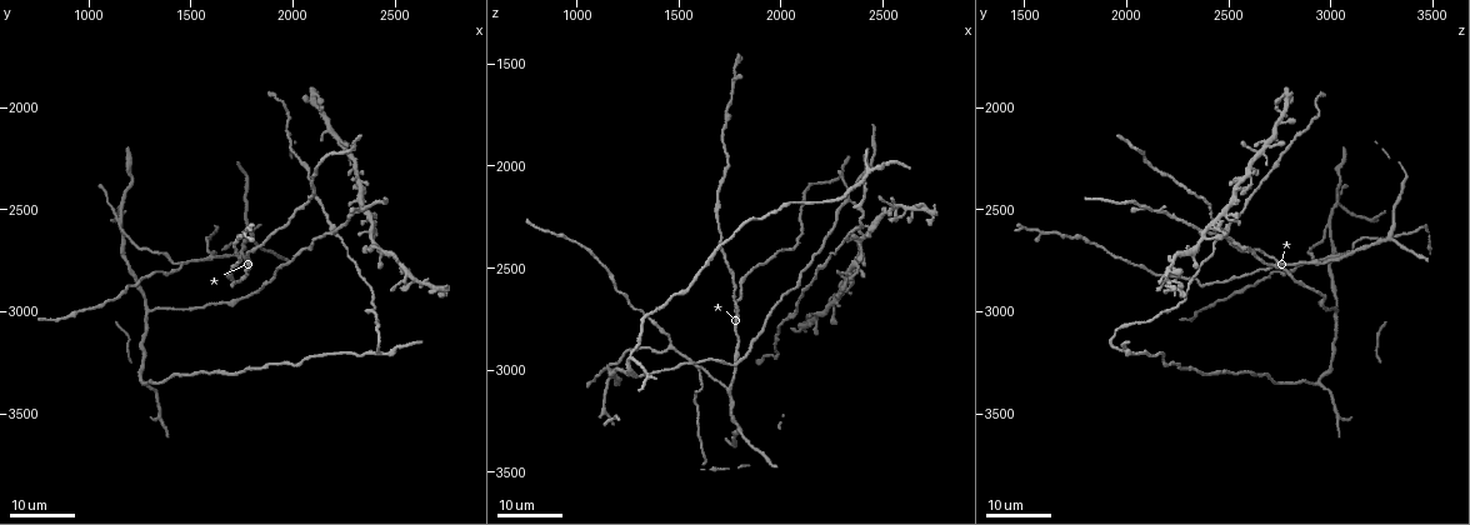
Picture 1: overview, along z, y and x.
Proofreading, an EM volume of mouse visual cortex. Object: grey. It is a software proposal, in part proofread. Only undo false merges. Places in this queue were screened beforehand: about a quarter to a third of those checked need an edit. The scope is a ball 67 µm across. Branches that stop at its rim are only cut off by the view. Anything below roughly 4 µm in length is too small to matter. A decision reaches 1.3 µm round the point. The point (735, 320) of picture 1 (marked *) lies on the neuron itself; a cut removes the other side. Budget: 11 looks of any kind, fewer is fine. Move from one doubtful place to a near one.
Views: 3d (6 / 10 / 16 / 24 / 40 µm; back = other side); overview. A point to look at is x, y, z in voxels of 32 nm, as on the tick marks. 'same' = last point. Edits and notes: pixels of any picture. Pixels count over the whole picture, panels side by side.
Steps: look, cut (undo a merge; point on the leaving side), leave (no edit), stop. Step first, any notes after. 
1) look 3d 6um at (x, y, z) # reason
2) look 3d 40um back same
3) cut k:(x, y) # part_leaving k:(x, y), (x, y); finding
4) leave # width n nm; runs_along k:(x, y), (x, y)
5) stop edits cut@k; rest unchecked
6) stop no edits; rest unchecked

look 3d 24um at (1810, 2630, 3300) # three-way junction

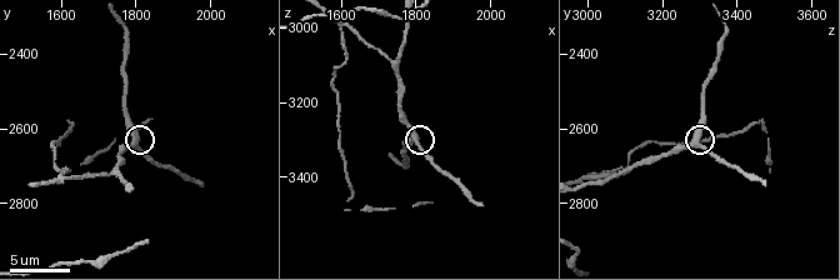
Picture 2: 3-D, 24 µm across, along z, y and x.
look 3d 6um at (1800, 2640, 3290) # closer look

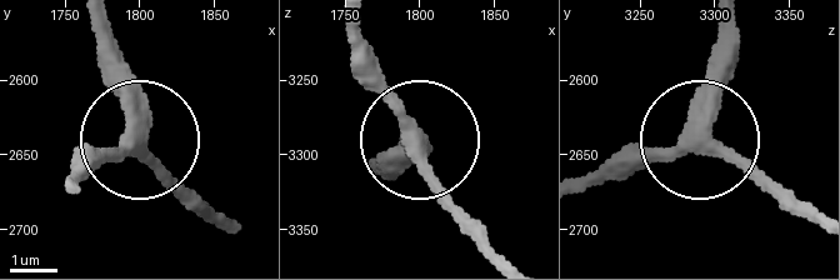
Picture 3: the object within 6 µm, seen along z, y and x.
leave # side_arm 9 um; runs_along 3:(586, 188), (718, 144), (785, 208); continuous, no second neuron

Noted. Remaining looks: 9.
look 3d 16um at (1730, 2720, 3090) # branch point

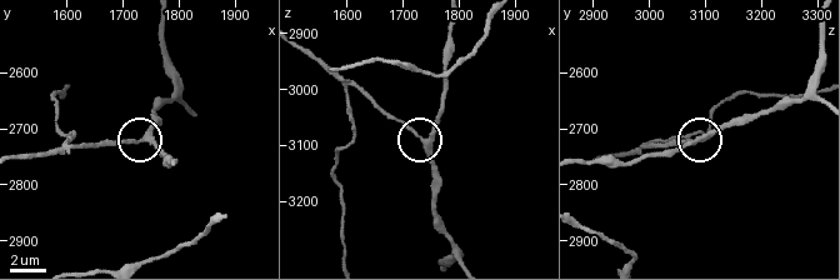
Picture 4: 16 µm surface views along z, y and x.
look 3d 16um back at (1740, 2715, 3100) # from behind

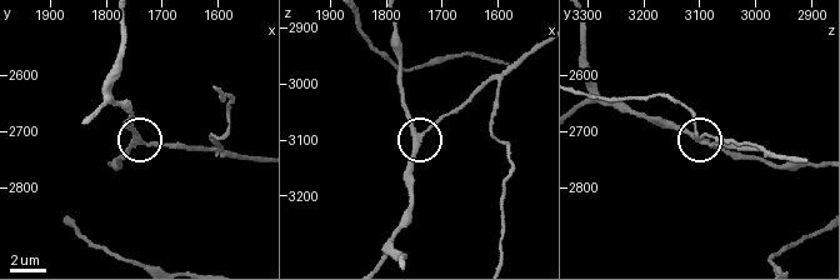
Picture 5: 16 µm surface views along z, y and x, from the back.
leave # runs_along 5:(819, 165), (739, 160), (664, 121); one neuron here

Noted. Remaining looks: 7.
look 3d 24um at (1460, 2770, 2880) # arms part here

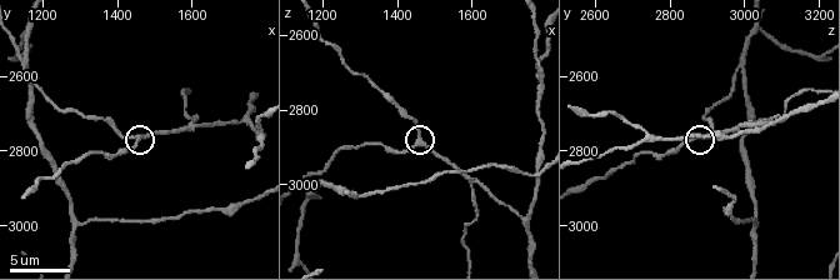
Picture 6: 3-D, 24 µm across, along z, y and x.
look 3d 10um same # zoom in

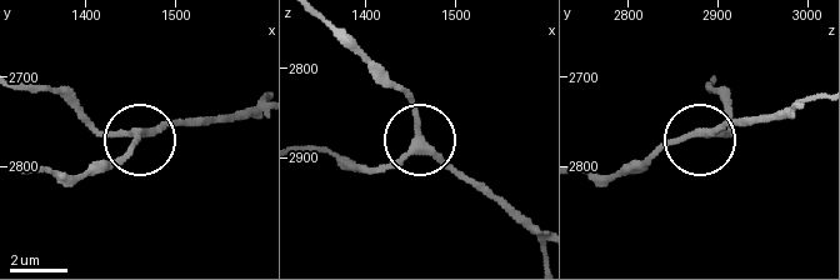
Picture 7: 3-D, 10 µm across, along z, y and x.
leave # side_arm 35 um; arms 3; one neuron here

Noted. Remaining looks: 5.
look 3d 24um at (2400, 3020, 2160) # calibre changes

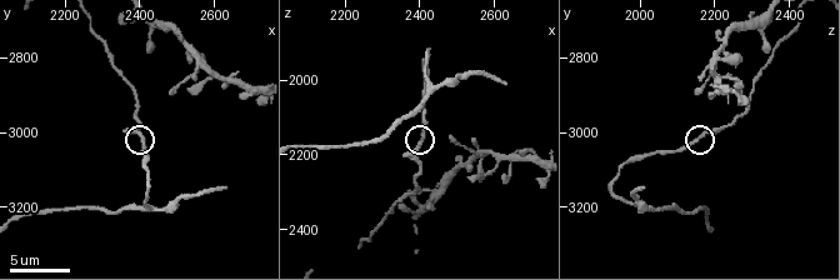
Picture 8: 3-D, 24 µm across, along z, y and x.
look 3d 10um at (2410, 3010, 2160)

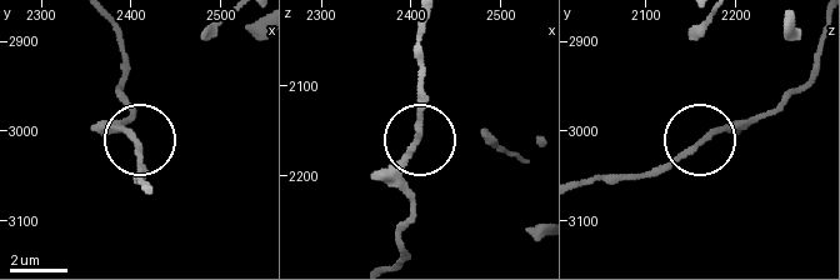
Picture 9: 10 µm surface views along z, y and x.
leave # all the same neuron

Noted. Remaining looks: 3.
look 3d 6um at (1600, 2740, 2990) # arms part here

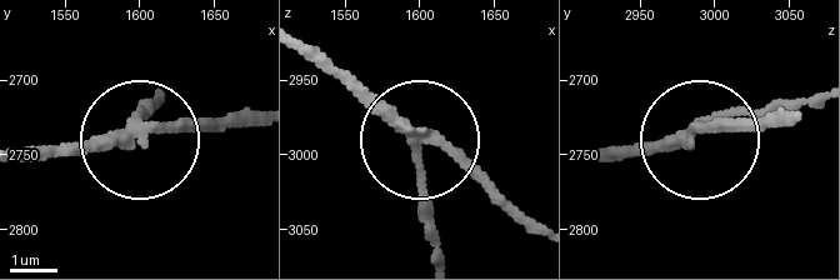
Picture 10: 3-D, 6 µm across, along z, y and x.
cut 10:(145, 113) # width 220 nm; part_leaving 10:(410, 144), (434, 259); two neurons meet here

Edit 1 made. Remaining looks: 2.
look 3d 16um at (2370, 2540, 2480) # thin arm on a thick one

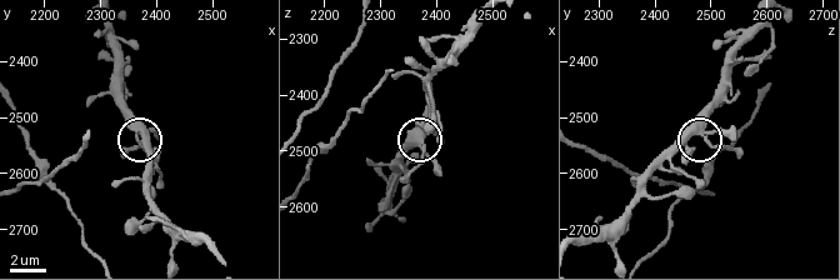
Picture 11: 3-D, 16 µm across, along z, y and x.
look 3d 10um at (2365, 2525, 2490)

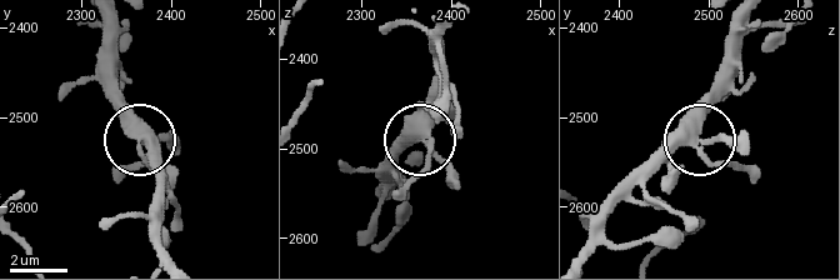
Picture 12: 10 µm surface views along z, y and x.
leave # arms 4; all the same neuron

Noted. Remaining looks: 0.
stop edits cut@10; rest unchecked

